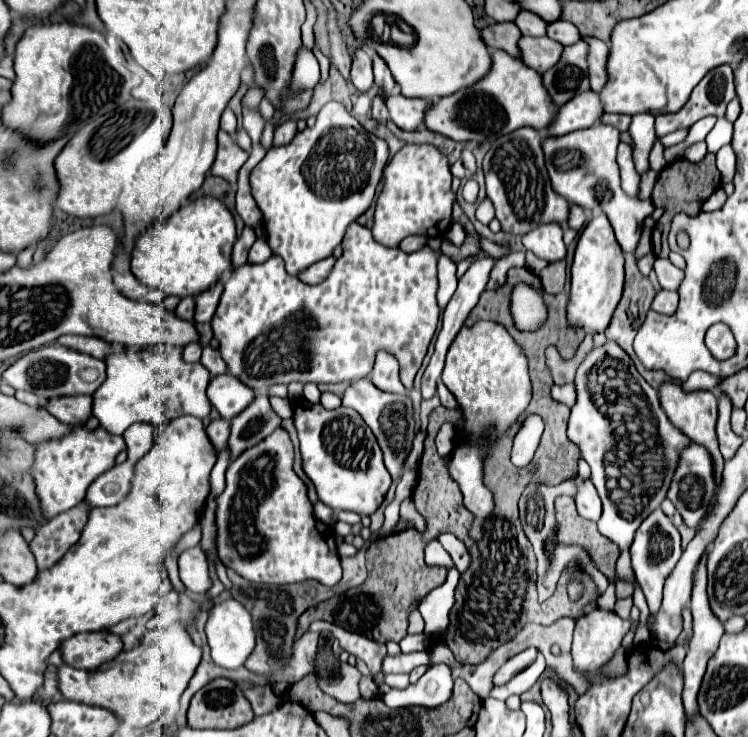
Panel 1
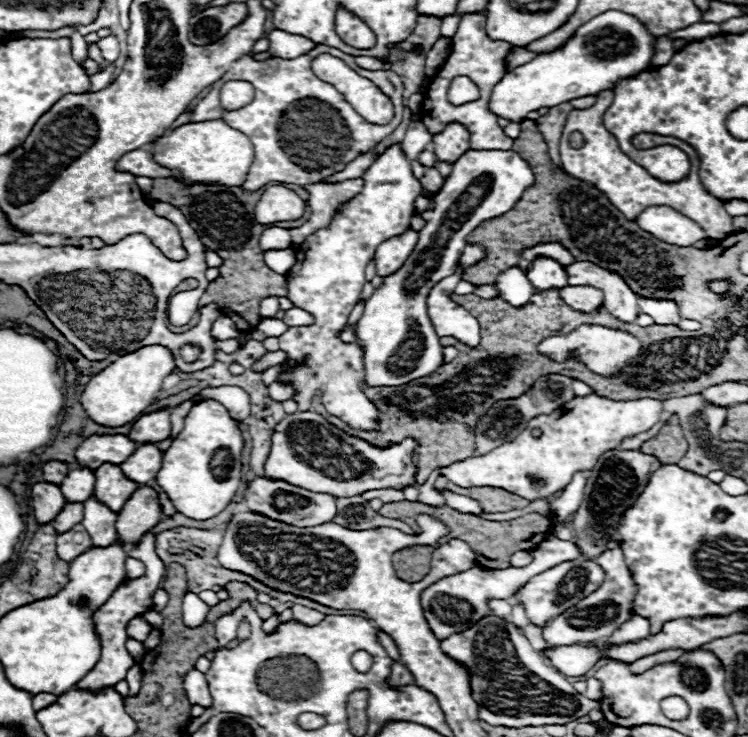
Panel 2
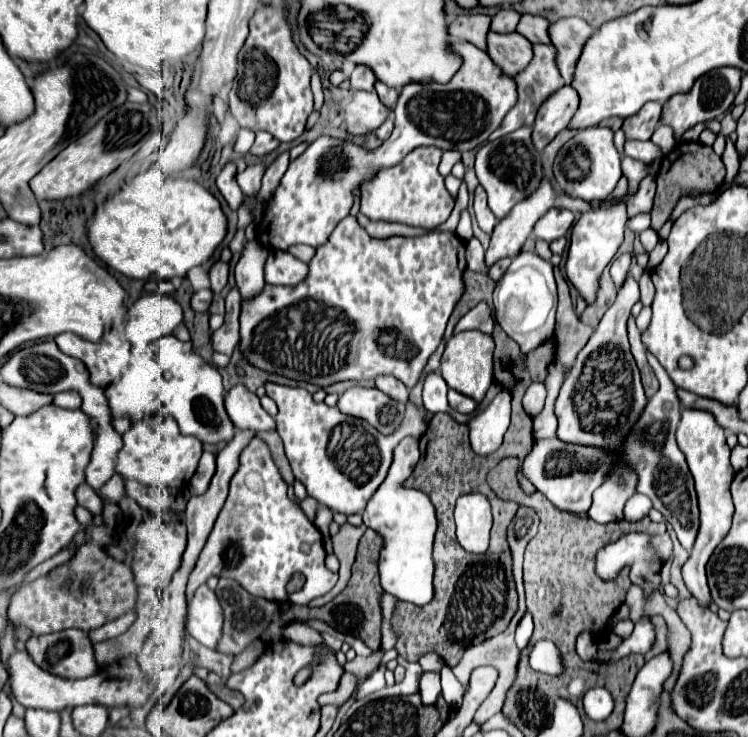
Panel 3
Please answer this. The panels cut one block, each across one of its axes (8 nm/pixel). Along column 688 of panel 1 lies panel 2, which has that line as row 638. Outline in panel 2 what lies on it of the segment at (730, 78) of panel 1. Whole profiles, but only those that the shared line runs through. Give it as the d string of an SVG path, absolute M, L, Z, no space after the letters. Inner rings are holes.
M146 534L144 536L144 544L136 544L128 550L130 556L138 558L140 562L144 562L146 566L146 574L140 576L140 578L124 578L118 588L112 592L112 596L100 606L100 610L92 616L94 620L94 626L96 626L96 634L100 638L100 660L94 664L94 668L74 686L74 688L80 688L80 690L90 690L90 692L98 692L98 690L104 690L108 686L114 686L118 684L120 680L124 680L126 672L136 664L134 658L128 656L126 652L126 622L130 618L136 618L140 614L144 614L150 606L152 606L152 596L154 596L154 590L160 588L160 580L164 578L166 574L166 566L162 564L162 560L158 558L158 554L154 552L154 534Z

